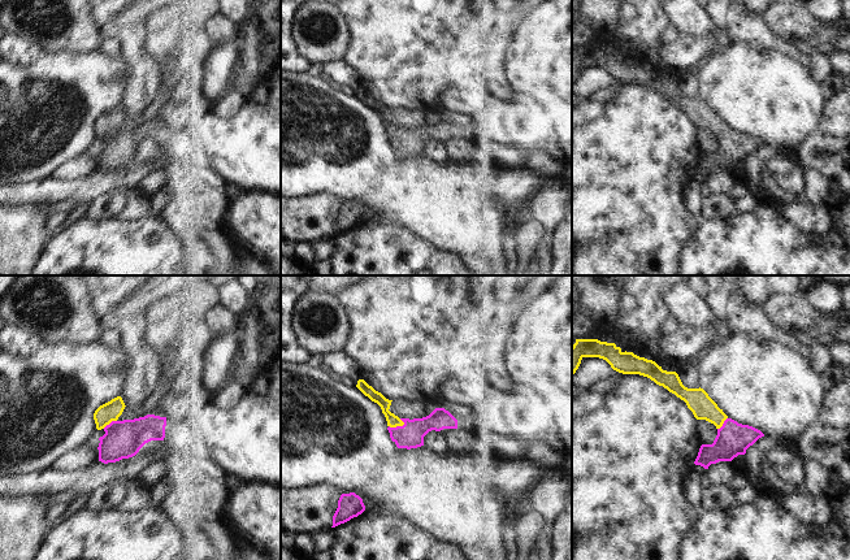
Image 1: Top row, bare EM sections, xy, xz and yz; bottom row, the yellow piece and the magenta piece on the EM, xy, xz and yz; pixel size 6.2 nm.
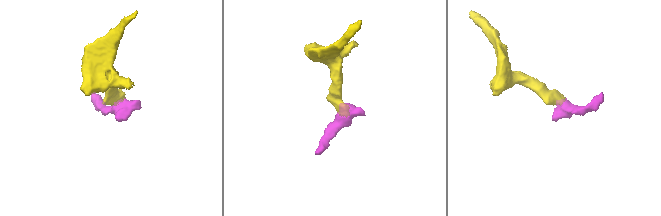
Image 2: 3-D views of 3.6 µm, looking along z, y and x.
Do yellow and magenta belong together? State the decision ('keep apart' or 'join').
join

